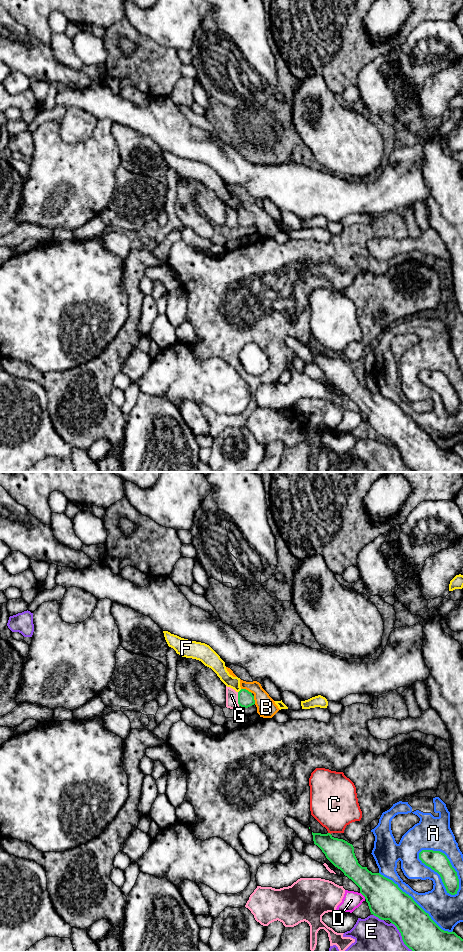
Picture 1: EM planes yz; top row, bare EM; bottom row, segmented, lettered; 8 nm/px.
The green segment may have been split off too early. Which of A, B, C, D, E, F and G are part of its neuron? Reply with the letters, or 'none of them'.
none of them

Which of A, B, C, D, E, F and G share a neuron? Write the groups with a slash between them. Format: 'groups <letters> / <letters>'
groups A / B / C / D / E / F / G

